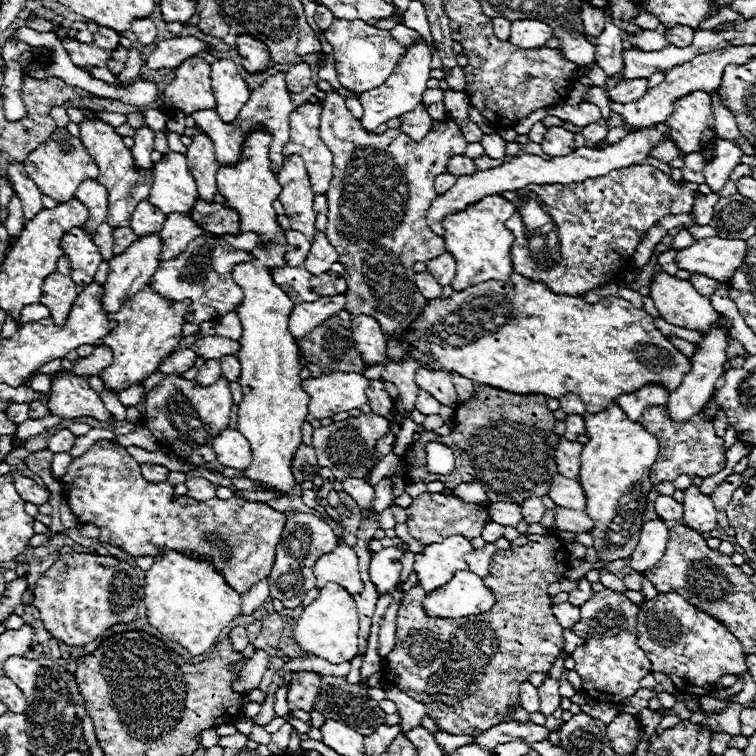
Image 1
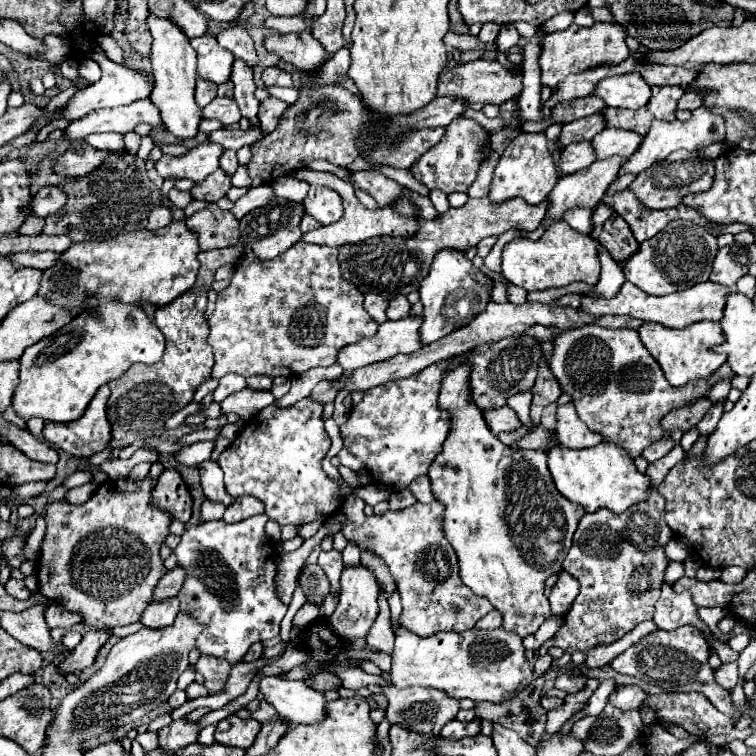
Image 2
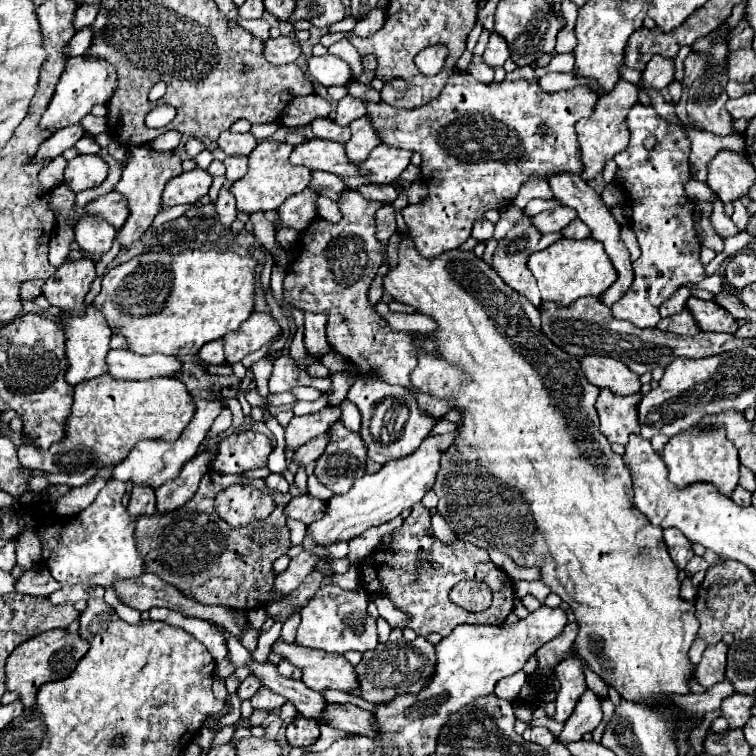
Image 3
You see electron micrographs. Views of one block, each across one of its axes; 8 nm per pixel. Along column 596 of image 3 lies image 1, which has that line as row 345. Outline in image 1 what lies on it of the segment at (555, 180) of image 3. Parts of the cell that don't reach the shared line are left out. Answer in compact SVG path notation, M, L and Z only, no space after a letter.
M208 336L208 338L200 338L194 342L192 350L196 350L196 354L200 358L206 360L220 360L222 356L238 356L240 352L240 342L238 340L230 340L224 336Z

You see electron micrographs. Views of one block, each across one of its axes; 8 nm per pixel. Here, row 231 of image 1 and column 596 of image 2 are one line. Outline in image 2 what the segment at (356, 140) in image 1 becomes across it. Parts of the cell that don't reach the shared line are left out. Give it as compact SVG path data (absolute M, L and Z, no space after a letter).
M584 326L556 336L548 366L560 382L562 392L572 396L580 420L634 458L662 438L664 430L660 420L672 412L672 408L682 408L684 404L692 404L692 400L706 398L718 380L734 378L732 368L724 364L712 380L696 380L696 384L672 388L658 362L640 342L636 330L610 330L602 326Z

